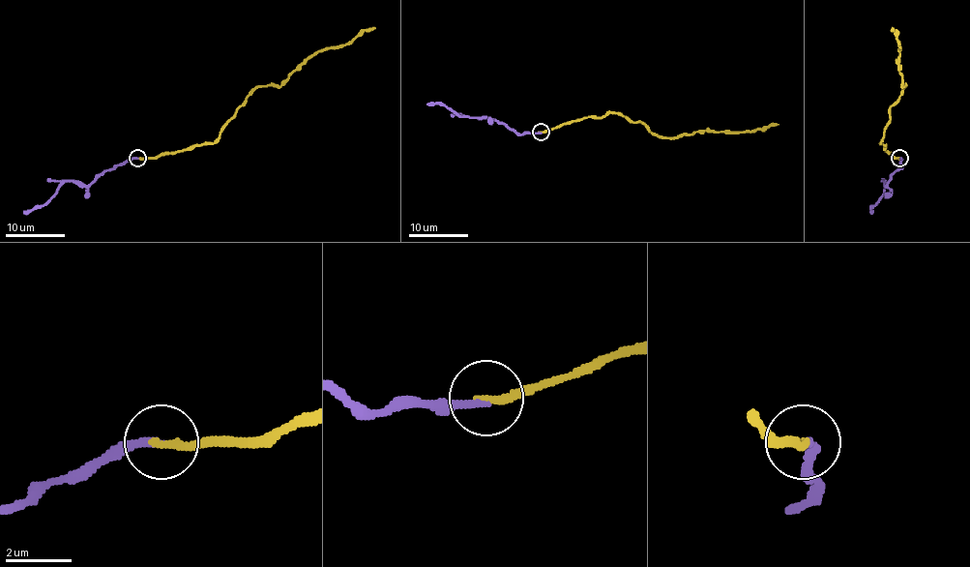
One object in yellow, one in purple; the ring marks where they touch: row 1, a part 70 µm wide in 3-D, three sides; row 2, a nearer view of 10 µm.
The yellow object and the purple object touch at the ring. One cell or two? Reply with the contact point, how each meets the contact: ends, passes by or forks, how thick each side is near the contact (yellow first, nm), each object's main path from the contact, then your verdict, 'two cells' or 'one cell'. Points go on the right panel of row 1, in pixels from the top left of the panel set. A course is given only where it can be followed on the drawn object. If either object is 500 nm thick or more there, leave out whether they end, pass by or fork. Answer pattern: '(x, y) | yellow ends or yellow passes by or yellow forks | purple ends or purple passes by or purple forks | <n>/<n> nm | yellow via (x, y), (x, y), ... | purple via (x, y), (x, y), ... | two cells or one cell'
(899, 158) | yellow ends | purple ends | 240/240 nm | yellow via (899, 158), (890, 154), (881, 142), (890, 108), (905, 86), (898, 65), (899, 44), (893, 28) | purple via (899, 158), (901, 166), (887, 185), (885, 182), (884, 193), (873, 205), (871, 213) | one cell

